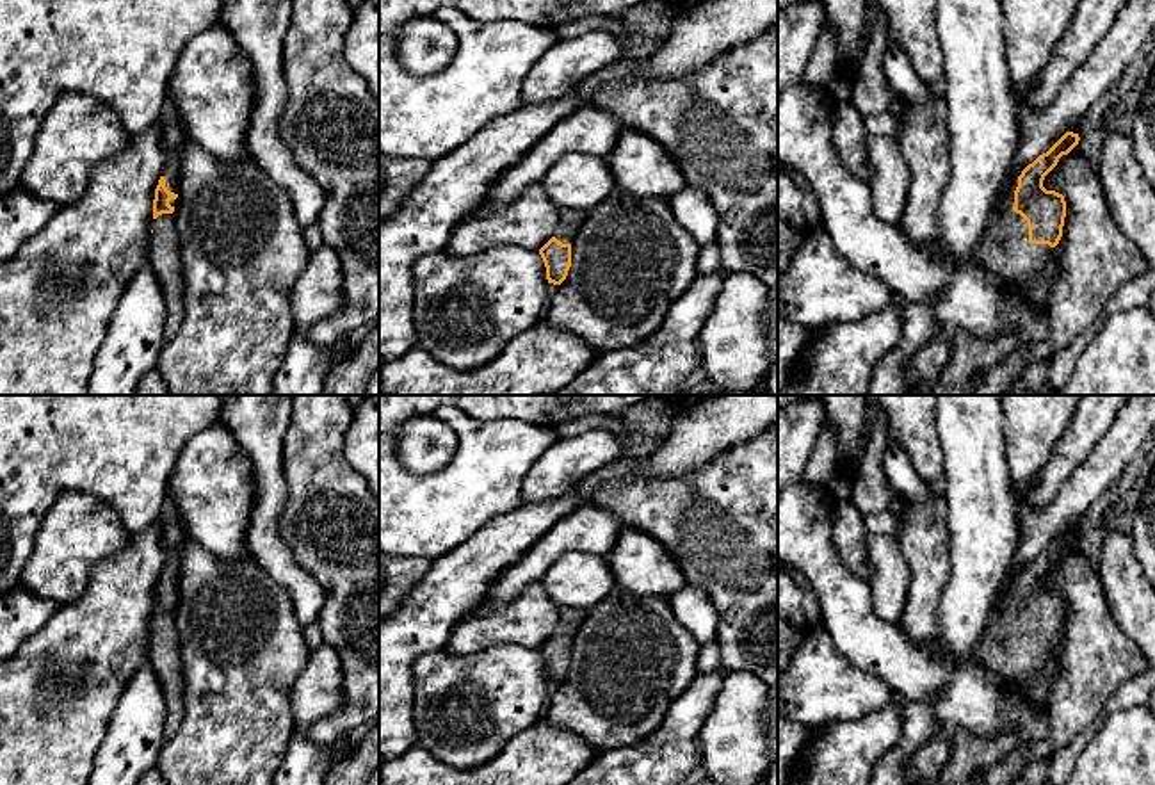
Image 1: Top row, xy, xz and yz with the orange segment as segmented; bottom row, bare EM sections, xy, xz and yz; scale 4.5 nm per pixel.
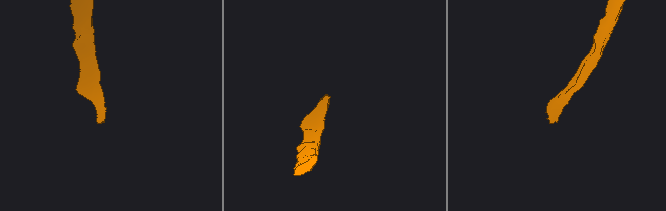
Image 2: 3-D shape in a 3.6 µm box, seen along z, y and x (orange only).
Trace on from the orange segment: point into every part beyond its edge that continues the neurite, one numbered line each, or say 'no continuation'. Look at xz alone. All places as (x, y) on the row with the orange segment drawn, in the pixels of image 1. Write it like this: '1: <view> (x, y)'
1: xz (570, 221)

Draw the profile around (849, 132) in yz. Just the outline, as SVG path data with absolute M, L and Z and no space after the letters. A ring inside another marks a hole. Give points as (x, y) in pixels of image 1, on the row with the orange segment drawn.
M851 101L836 103L833 110L833 146L842 166L858 180L868 183L872 169L867 160L868 130L865 117Z

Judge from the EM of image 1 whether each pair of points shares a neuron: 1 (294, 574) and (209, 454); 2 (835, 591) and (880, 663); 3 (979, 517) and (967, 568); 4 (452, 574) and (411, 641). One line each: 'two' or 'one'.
1: two
2: one
3: one
4: one

